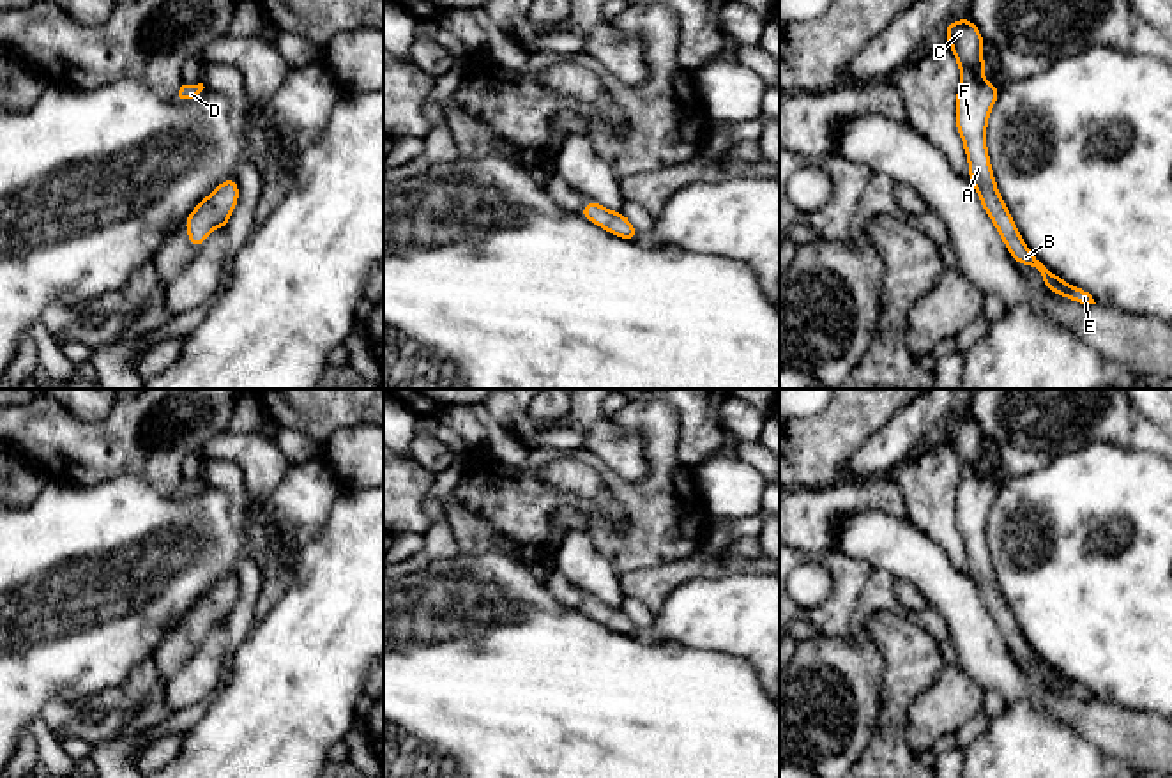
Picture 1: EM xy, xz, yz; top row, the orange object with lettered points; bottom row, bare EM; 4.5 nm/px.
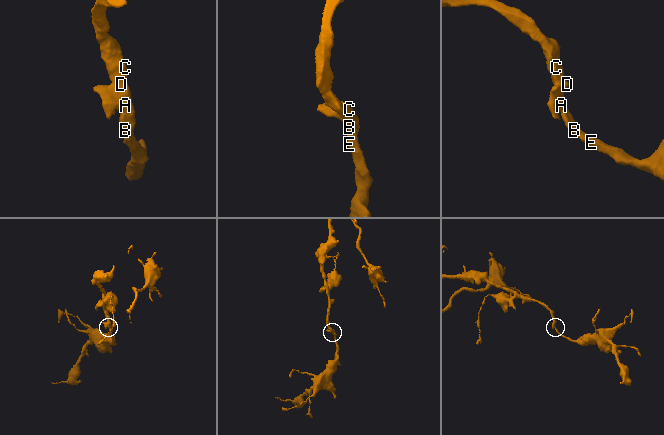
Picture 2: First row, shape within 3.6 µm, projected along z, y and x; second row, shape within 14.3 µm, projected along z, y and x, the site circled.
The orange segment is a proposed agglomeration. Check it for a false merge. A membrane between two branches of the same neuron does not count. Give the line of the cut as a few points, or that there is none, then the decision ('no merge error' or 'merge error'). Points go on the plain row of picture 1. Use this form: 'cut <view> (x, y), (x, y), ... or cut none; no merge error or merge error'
cut none; no merge error

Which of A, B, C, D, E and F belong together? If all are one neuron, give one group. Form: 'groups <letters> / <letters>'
groups A B C D E F

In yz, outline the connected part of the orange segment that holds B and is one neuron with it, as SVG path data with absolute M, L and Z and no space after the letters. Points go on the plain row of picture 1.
M970 414L949 417L944 424L949 446L960 461L960 483L956 488L956 527L963 536L969 557L970 580L976 584L979 598L1001 629L1006 645L1024 663L1036 663L1048 688L1068 693L1080 700L1096 700L1092 691L1078 683L1062 677L1050 668L1025 642L1016 619L999 591L986 545L986 522L1001 483L988 479L985 470L983 442L985 435Z

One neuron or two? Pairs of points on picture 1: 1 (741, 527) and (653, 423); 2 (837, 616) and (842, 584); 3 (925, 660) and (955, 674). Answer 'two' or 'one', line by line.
1: two
2: one
3: two

